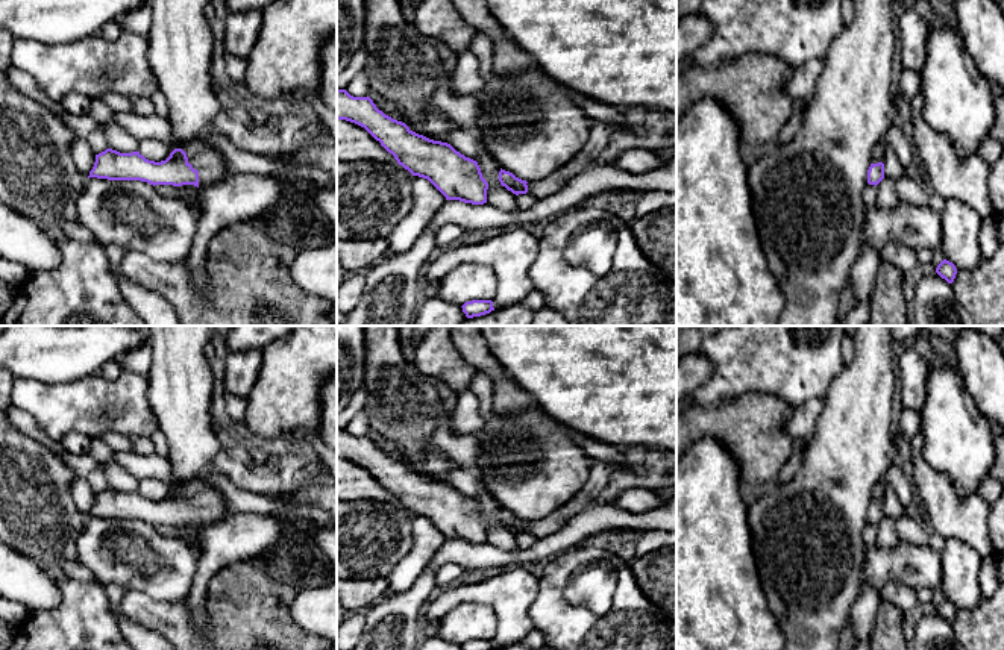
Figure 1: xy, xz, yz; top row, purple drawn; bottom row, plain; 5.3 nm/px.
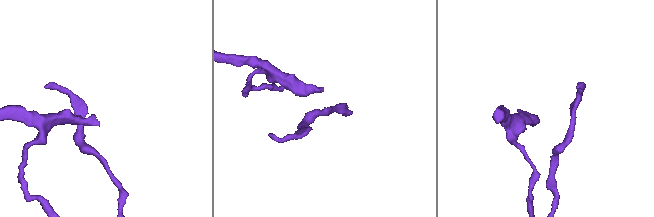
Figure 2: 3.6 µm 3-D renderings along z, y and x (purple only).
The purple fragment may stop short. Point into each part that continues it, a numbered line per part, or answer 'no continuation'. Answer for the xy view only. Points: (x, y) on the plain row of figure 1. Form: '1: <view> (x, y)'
1: xy (210, 503)

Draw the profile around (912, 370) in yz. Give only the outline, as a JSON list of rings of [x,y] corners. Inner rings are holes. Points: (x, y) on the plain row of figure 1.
[[[901,348],[895,355],[895,365],[901,379],[901,403],[904,409],[922,412],[927,398],[927,376],[930,364],[913,348]]]

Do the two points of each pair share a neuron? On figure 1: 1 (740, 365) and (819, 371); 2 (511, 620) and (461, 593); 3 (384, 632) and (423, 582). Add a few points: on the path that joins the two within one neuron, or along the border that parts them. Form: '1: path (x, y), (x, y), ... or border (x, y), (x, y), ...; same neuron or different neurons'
1: path (760, 365), (800, 365); same neuron
2: path (501, 606), (487, 593), (475, 593); same neuron
3: path (396, 620), (419, 594); same neuron

